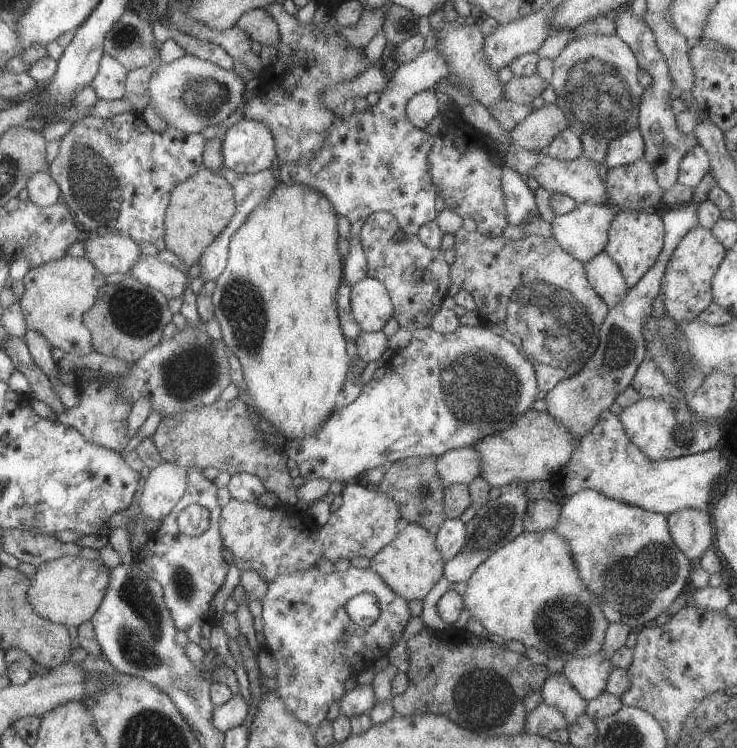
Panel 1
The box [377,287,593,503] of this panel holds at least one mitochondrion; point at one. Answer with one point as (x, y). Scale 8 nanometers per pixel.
(476, 388)

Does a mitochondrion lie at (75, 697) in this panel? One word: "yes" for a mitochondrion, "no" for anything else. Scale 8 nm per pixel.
no

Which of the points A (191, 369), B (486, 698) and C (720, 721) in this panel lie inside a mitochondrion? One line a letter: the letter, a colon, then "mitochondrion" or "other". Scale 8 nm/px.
A: mitochondrion
B: mitochondrion
C: mitochondrion

